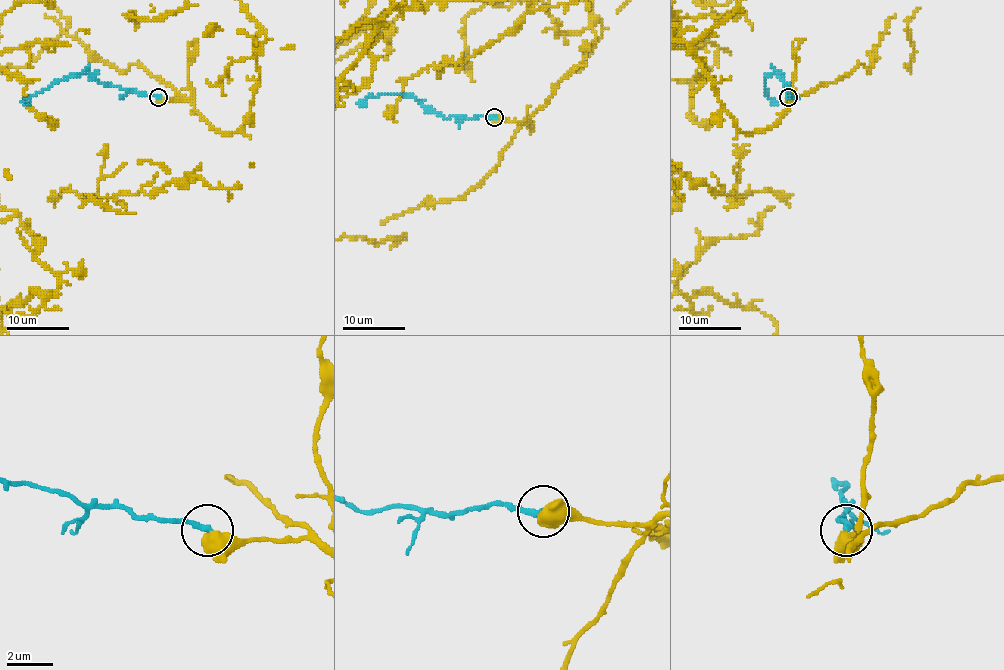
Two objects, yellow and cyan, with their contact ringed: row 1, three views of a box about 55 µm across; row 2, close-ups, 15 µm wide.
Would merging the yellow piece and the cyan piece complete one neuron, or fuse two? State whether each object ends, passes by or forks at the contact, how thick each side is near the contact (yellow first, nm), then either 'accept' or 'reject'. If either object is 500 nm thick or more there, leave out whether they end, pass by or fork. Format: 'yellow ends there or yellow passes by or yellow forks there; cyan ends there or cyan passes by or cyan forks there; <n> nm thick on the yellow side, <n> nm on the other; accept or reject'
650 nm thick on the yellow side, 280 nm on the other; accept

